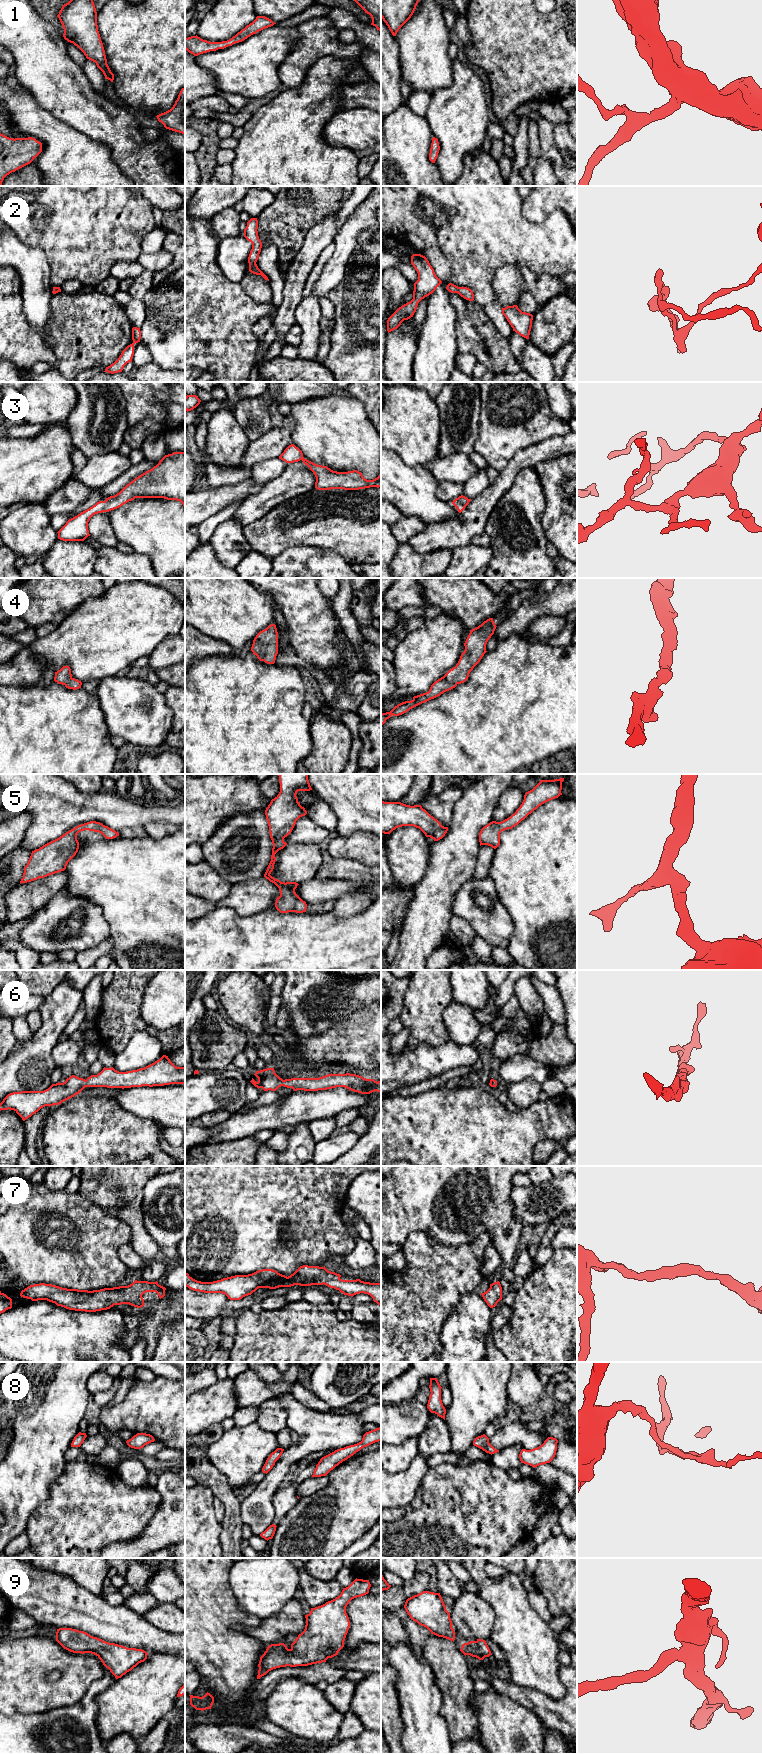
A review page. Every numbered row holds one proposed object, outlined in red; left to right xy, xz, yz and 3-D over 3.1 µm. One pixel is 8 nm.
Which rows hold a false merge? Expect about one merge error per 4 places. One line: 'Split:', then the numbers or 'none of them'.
Split: none of them

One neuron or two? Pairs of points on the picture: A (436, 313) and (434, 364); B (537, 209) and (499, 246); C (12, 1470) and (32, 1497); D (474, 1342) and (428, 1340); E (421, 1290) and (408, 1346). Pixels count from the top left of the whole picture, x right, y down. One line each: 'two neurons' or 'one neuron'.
A: one neuron
B: two neurons
C: one neuron
D: two neurons
E: one neuron

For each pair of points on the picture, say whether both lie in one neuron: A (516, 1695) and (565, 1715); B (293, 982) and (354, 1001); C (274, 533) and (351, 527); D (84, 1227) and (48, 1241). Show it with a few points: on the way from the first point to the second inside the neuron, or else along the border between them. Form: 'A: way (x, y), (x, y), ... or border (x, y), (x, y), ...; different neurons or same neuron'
A: way (528, 1698), (547, 1709), (553, 1710); same neuron
B: way (308, 990), (316, 998), (339, 998); same neuron
C: way (293, 529), (302, 527), (332, 527); same neuron
D: way (75, 1236), (72, 1239), (57, 1239); same neuron

